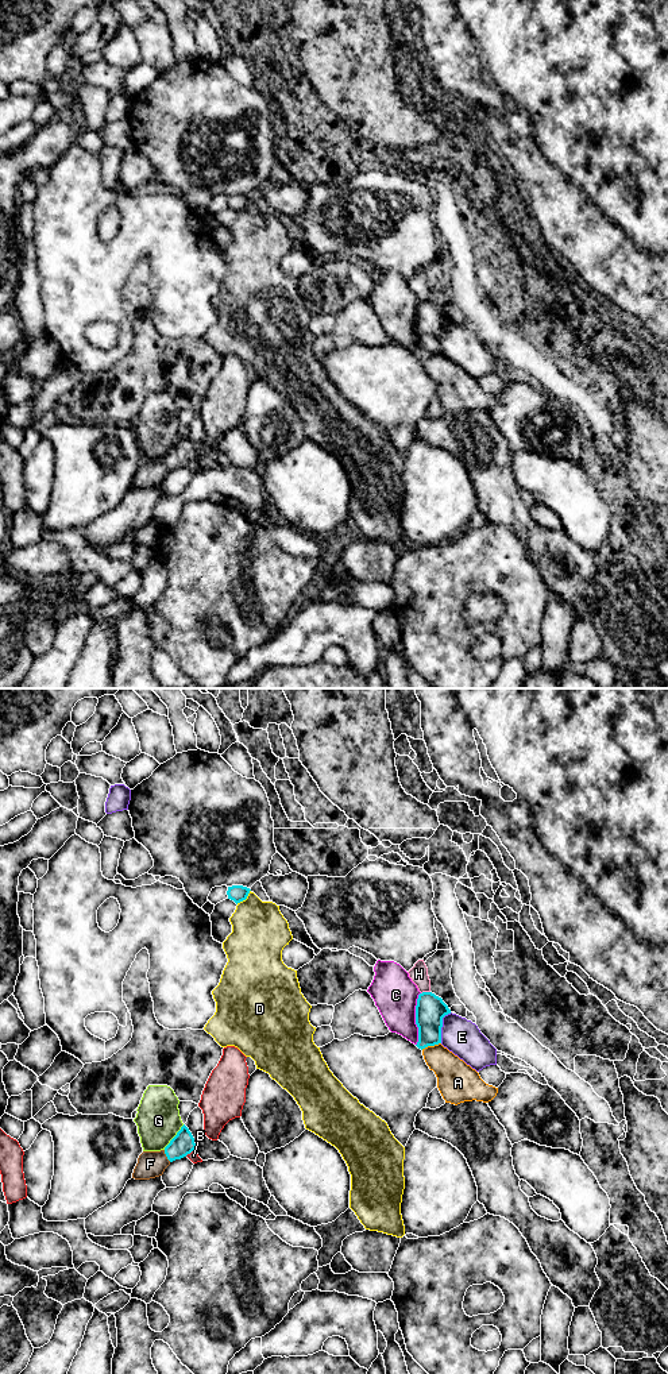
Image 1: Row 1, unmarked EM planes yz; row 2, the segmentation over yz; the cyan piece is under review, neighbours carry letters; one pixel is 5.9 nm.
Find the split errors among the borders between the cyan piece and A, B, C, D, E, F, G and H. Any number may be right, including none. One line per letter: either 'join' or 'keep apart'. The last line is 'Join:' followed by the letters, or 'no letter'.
A: keep apart
B: keep apart
C: keep apart
D: keep apart
E: keep apart
F: join
G: keep apart
H: keep apart
Join: F

